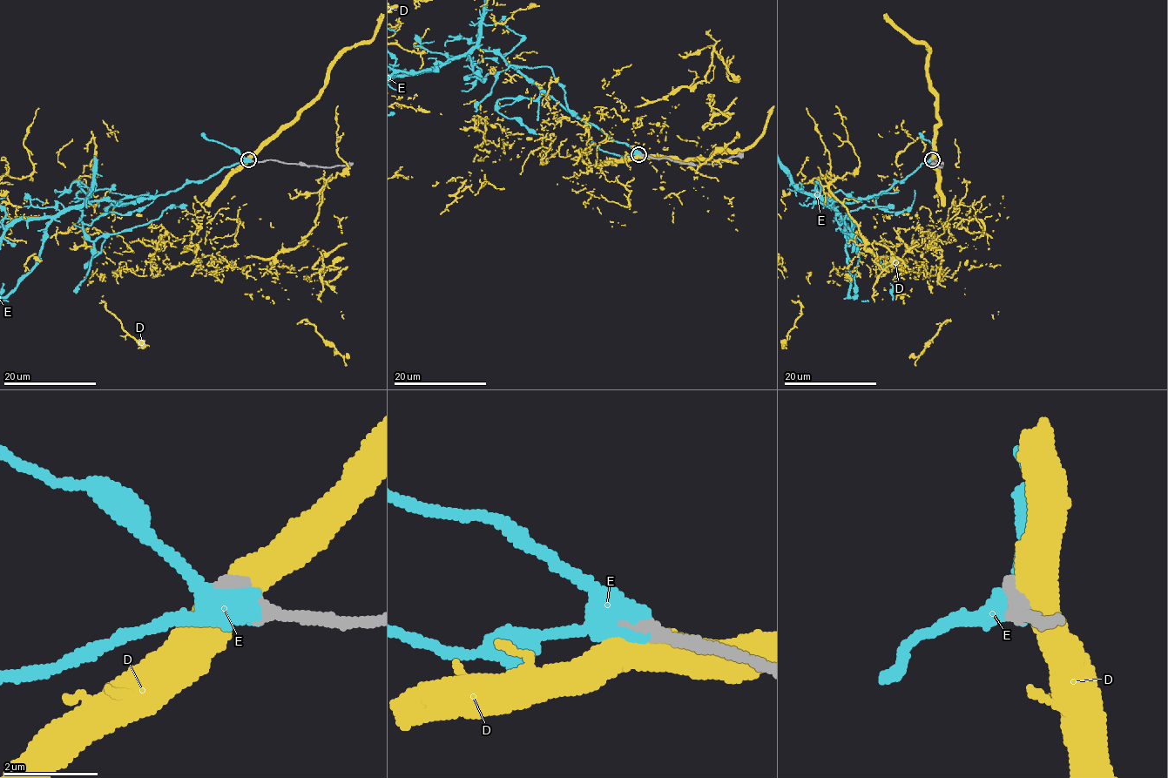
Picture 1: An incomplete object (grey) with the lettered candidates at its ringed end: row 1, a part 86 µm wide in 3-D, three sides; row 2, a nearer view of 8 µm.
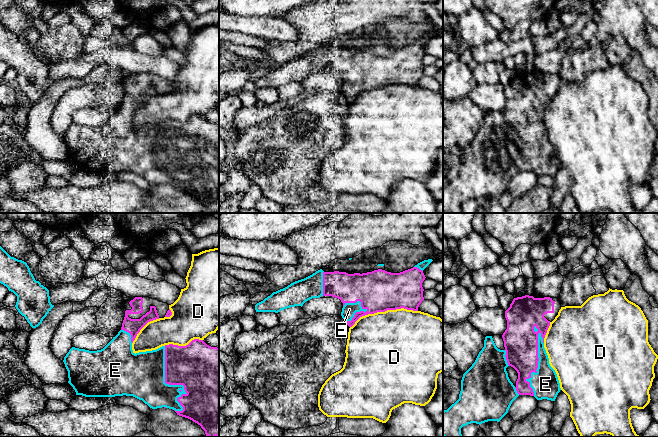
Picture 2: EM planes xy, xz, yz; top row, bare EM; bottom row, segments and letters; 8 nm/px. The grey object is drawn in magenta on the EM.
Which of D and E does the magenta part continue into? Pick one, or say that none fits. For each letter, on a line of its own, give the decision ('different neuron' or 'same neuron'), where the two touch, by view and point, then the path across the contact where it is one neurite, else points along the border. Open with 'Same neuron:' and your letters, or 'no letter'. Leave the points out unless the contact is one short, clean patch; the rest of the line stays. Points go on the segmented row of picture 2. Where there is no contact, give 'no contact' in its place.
Same neuron: E
D: different neuron | xz (383, 311)
E: same neuron | xy (170, 384)

